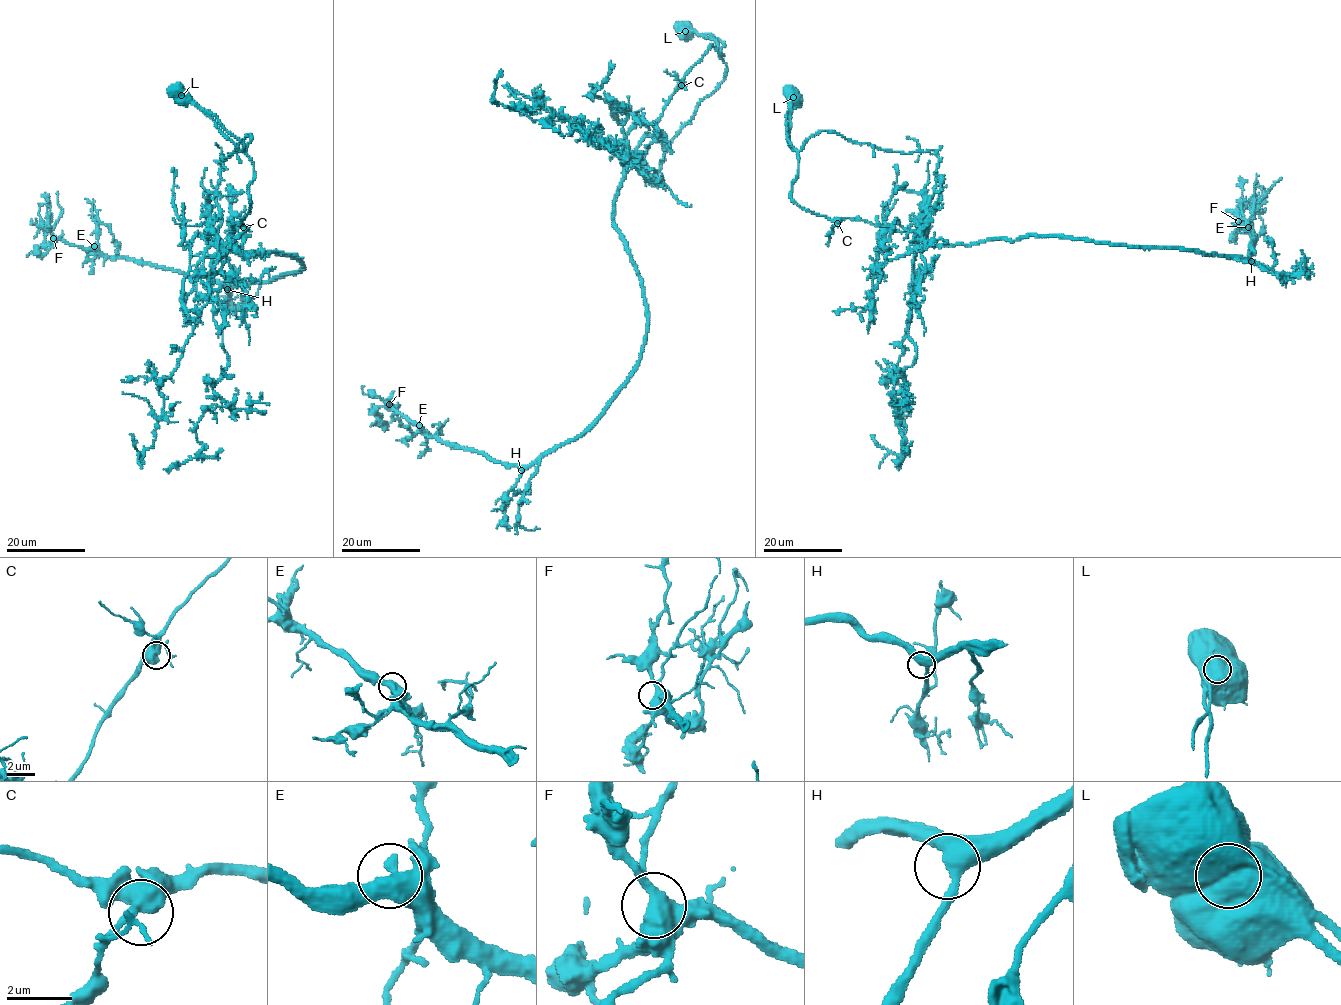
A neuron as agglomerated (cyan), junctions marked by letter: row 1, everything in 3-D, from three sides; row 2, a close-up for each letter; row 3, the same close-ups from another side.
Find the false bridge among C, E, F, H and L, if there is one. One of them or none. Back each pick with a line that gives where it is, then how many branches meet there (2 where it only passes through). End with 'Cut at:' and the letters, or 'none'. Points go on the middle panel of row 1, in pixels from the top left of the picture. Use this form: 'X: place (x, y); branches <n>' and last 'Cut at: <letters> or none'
L: place (685, 31); branches 1
Cut at: L

